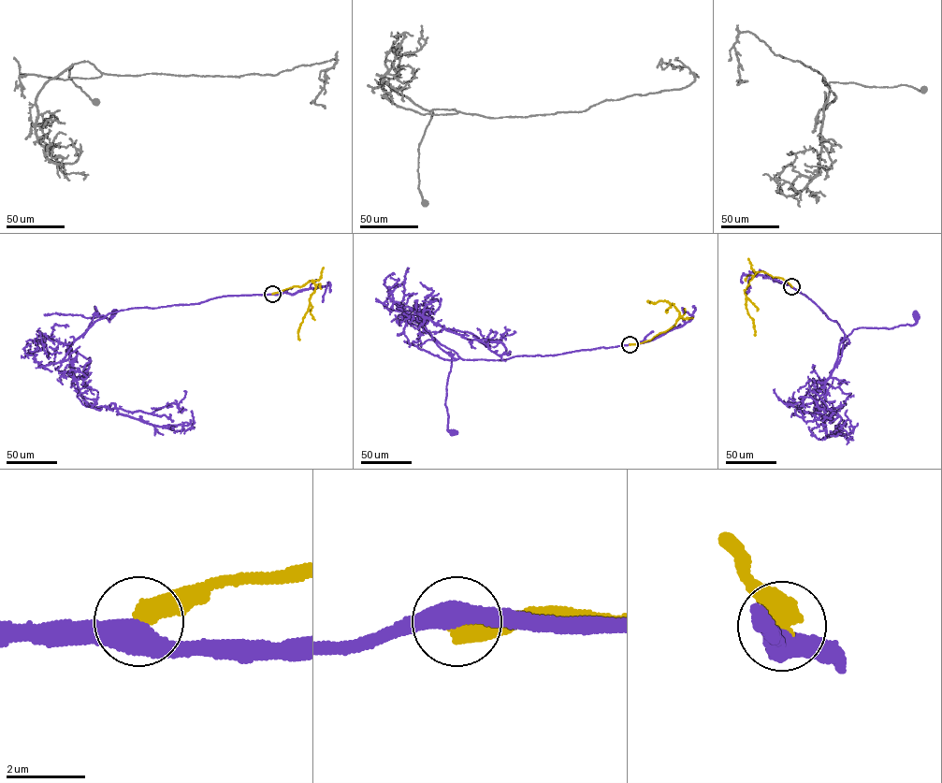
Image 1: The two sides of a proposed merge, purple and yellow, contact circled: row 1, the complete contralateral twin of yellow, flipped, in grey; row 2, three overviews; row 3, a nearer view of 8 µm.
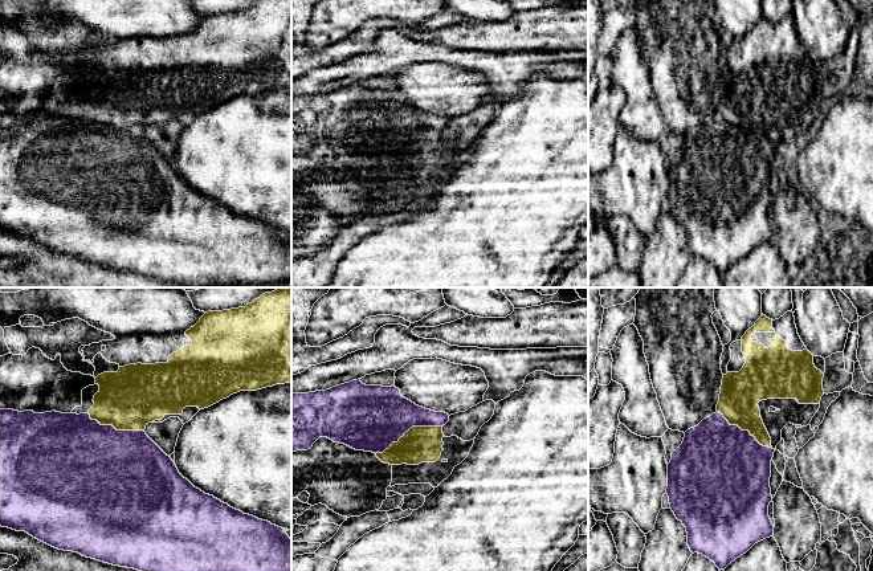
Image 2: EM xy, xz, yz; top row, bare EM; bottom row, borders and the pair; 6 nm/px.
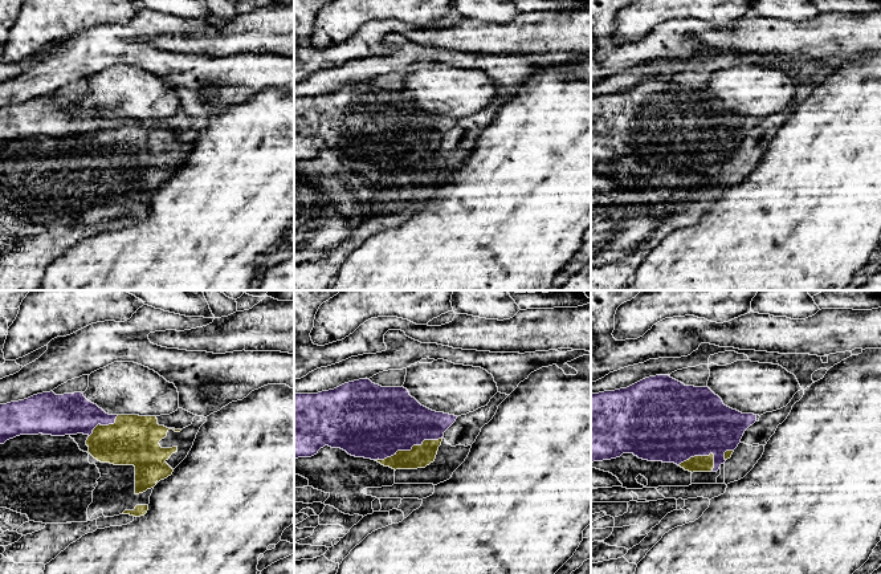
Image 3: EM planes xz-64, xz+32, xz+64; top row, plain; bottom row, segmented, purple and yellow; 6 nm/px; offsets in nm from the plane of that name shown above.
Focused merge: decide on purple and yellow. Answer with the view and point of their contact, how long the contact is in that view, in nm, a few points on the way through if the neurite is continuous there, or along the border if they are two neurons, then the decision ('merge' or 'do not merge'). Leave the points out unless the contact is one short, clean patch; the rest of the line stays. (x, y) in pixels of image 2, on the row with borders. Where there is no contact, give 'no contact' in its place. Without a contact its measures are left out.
xz (408, 429) | 460 nm | do not merge

